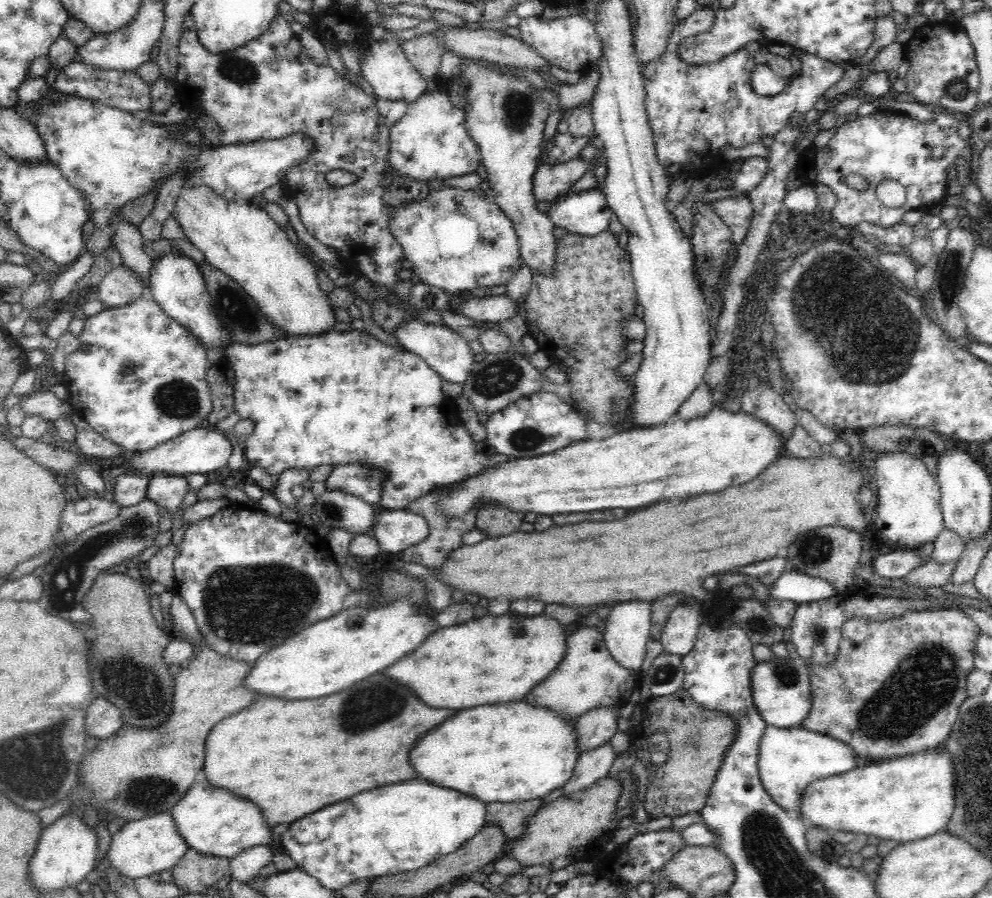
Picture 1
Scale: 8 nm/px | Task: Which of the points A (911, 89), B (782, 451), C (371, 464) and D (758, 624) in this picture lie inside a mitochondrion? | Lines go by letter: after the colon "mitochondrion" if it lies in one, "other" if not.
A: other
B: other
C: other
D: mitochondrion

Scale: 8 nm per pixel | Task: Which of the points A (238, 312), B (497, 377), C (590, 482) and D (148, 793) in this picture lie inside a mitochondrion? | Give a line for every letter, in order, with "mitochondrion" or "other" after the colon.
A: mitochondrion
B: mitochondrion
C: other
D: mitochondrion

